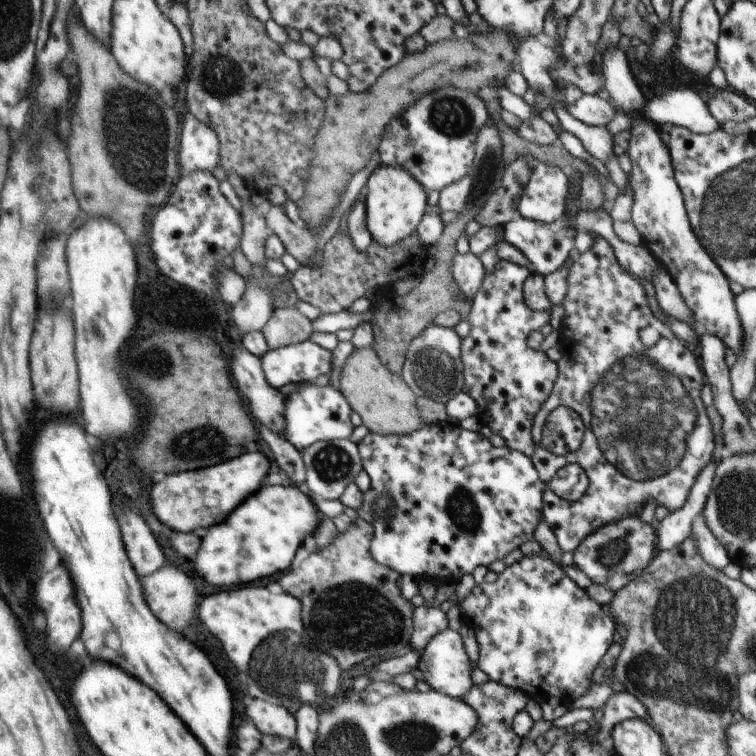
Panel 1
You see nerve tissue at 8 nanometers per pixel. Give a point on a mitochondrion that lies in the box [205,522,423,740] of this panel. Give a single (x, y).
(384, 623)

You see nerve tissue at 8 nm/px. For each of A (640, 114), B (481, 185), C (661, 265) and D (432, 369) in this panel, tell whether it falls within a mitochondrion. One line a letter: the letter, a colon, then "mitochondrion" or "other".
A: other
B: mitochondrion
C: other
D: mitochondrion

